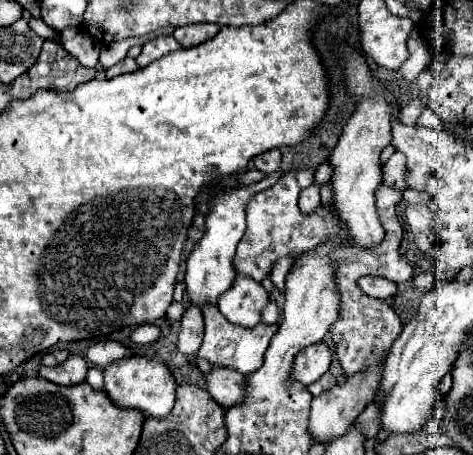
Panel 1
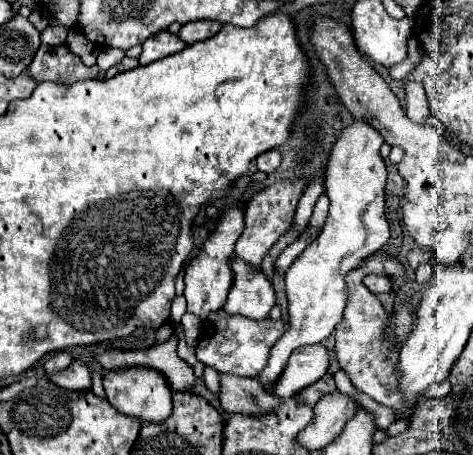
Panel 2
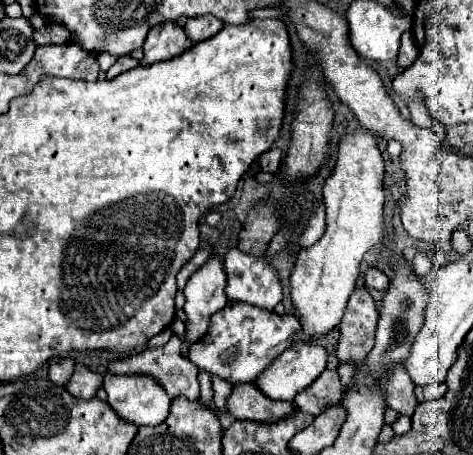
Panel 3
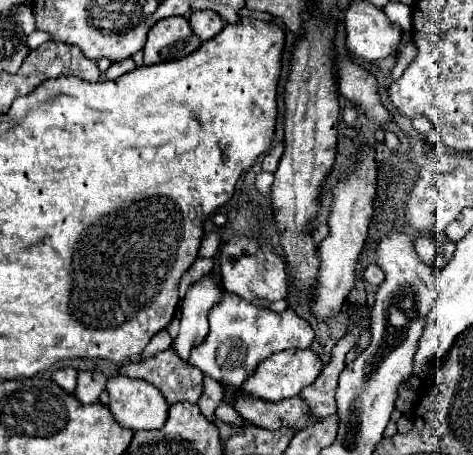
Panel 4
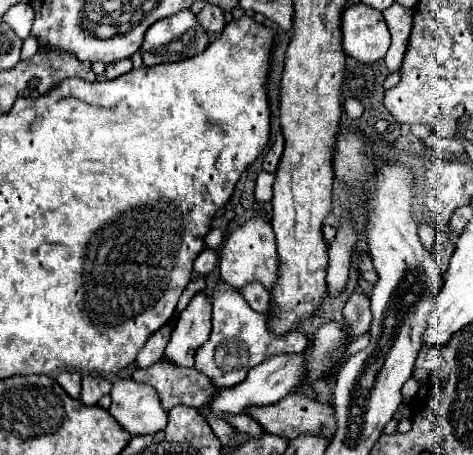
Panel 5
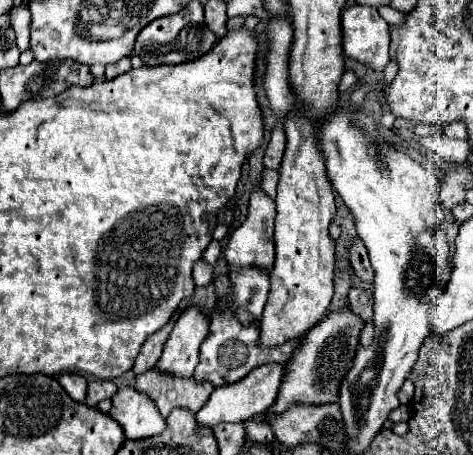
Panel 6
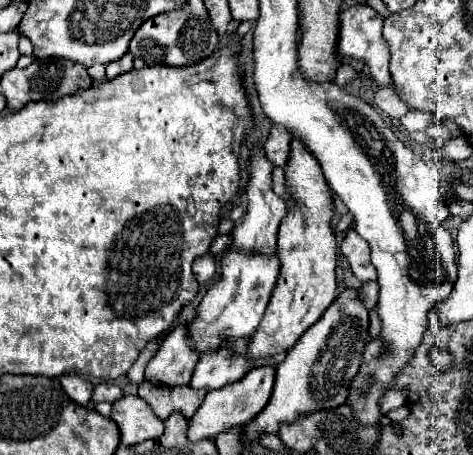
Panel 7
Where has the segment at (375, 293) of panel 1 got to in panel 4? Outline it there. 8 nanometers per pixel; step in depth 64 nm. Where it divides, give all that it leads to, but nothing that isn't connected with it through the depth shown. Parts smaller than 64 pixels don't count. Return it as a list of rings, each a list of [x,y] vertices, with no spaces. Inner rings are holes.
[[[368,264],[366,270],[364,270],[364,280],[368,280],[374,286],[378,286],[384,280],[384,272],[378,268],[378,264]]]

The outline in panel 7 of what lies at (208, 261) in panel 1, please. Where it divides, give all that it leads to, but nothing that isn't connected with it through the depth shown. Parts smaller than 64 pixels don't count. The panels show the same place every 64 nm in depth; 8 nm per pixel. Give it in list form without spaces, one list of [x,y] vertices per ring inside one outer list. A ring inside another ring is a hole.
[[[178,326],[164,338],[158,352],[146,366],[146,382],[166,388],[186,386],[190,382],[192,370],[198,362],[198,354],[192,352],[188,344],[188,334],[184,330],[186,326]]]

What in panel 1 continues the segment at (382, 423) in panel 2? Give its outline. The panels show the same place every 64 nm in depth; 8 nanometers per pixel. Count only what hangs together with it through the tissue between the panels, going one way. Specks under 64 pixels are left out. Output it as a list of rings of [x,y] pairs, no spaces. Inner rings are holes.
[[[374,402],[374,404],[368,404],[368,408],[356,418],[358,426],[364,428],[364,432],[366,432],[366,438],[372,438],[372,436],[376,436],[382,430],[380,416],[382,416],[380,414],[380,404]]]

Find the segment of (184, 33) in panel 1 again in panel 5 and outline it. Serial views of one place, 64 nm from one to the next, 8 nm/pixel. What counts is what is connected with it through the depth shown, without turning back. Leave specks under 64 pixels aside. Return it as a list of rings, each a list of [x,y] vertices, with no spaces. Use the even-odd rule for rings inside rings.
[[[206,4],[204,10],[198,14],[198,20],[212,38],[220,36],[224,30],[224,10],[216,4]]]

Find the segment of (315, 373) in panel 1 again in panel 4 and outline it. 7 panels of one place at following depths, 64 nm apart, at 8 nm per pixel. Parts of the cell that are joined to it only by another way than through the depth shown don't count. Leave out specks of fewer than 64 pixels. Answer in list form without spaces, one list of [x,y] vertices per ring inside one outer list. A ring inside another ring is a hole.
[[[310,348],[276,352],[272,358],[264,360],[260,364],[260,368],[256,368],[256,372],[252,376],[248,376],[248,380],[244,382],[244,388],[238,388],[230,398],[226,398],[226,404],[234,406],[234,402],[242,394],[252,396],[252,398],[260,398],[260,400],[268,400],[268,402],[278,402],[278,400],[284,400],[284,398],[292,398],[292,396],[300,394],[302,388],[312,384],[316,380],[316,376],[320,374],[320,370],[322,370],[322,360]]]

